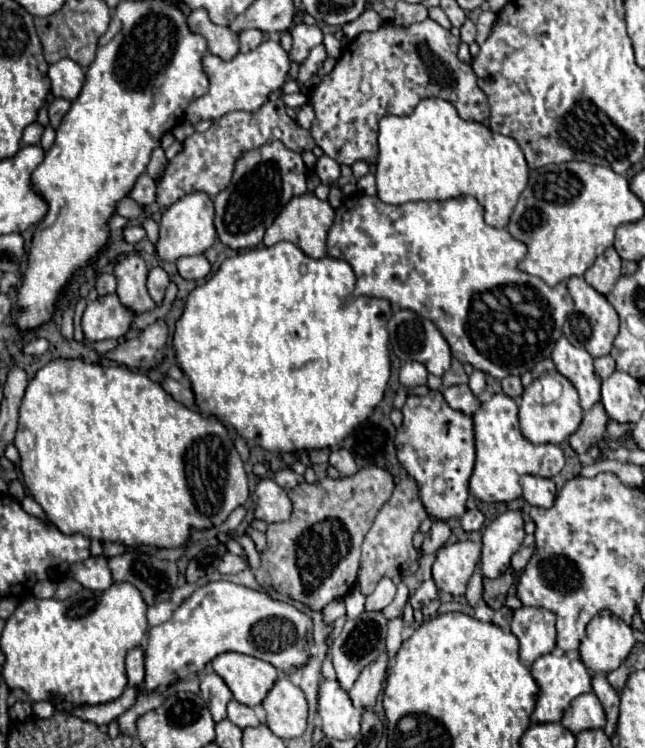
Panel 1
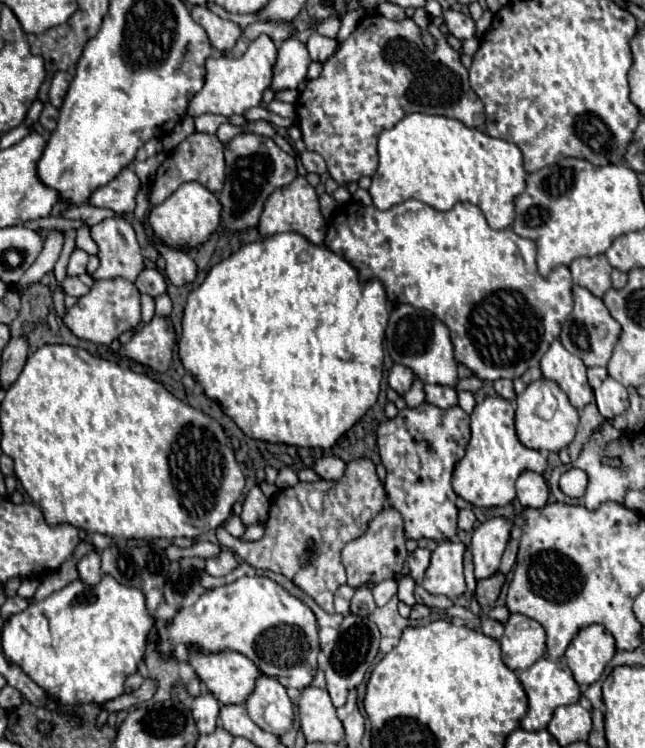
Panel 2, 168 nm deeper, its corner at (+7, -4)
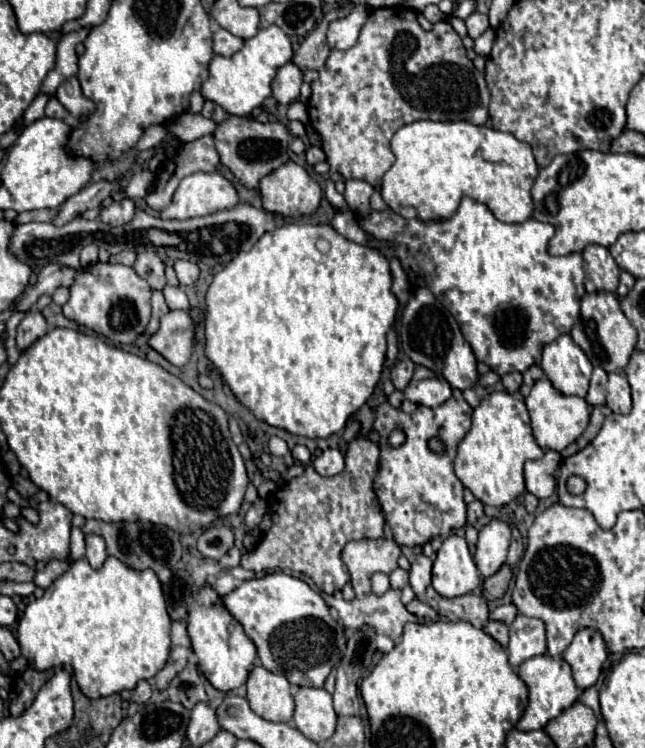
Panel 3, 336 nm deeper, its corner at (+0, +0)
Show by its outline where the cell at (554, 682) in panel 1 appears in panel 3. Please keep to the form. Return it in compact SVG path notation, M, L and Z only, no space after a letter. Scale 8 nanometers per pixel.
M549 655L533 657L533 659L525 661L523 665L519 665L517 675L525 681L525 685L529 689L529 703L517 723L519 731L543 729L549 719L557 717L563 709L571 707L579 697L579 691L575 687L573 675L571 675L571 667L561 657L549 657Z

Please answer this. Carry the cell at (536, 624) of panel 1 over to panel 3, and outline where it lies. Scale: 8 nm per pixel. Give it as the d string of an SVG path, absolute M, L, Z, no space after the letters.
M517 615L517 619L509 627L509 663L513 667L519 667L523 661L547 653L545 643L545 625L539 619Z

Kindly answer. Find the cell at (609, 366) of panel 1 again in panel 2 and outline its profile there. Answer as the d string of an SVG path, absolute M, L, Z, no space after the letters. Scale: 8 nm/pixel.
M590 367L590 369L588 369L588 381L590 381L590 387L592 387L592 389L600 387L600 383L602 383L606 377L608 377L606 367Z

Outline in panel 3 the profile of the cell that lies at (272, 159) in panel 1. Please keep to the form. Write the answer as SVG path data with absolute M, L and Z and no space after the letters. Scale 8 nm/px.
M229 115L225 121L217 123L213 139L221 163L227 165L243 185L253 189L259 187L259 177L265 177L267 173L289 161L289 129L281 121L261 123L257 119Z

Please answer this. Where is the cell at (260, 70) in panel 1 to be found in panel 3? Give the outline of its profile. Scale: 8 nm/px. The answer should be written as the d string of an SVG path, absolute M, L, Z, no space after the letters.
M277 25L259 29L255 37L243 41L243 47L235 55L231 55L231 57L215 55L211 59L209 77L203 83L201 93L205 99L211 99L217 105L221 105L227 113L245 117L255 107L259 107L267 97L271 97L271 81L273 81L277 69L283 67L285 63L289 63L291 57L293 57L291 39Z

